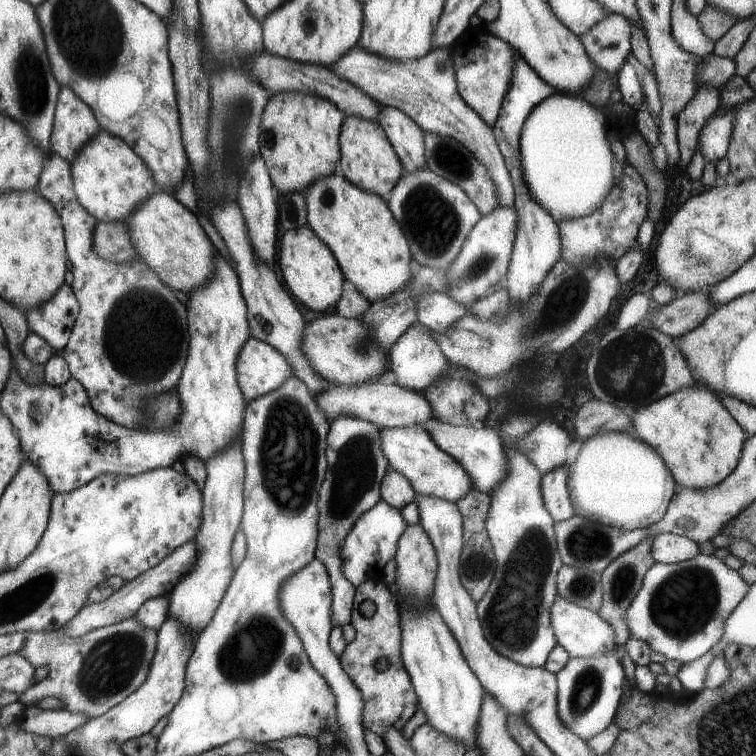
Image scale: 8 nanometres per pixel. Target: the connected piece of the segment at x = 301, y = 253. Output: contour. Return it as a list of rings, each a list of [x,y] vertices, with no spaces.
[[[306,224],[300,228],[282,230],[278,242],[278,266],[282,270],[282,280],[290,294],[314,312],[328,313],[340,300],[343,284],[346,280],[336,257],[325,242]]]

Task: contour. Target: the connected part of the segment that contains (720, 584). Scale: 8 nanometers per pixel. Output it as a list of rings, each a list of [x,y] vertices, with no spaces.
[[[700,552],[694,558],[679,563],[656,563],[646,573],[643,587],[626,610],[626,626],[630,628],[630,634],[648,642],[653,651],[678,662],[692,662],[704,656],[724,636],[726,619],[744,600],[749,586],[738,570],[730,568],[714,554]]]

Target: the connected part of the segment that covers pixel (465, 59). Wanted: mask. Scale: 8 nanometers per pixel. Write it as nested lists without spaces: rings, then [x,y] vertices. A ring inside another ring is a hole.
[[[484,27],[464,31],[453,44],[454,65],[458,92],[464,102],[474,109],[488,126],[493,127],[506,92],[510,90],[510,68],[514,64],[514,49],[494,34],[490,34]]]

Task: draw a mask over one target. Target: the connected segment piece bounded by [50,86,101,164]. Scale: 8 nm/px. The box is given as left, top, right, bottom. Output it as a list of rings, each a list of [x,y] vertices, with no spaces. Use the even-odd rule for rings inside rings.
[[[62,86],[58,95],[52,127],[52,152],[72,164],[78,150],[86,146],[90,138],[100,131],[94,111],[83,100],[80,100],[74,90]]]

